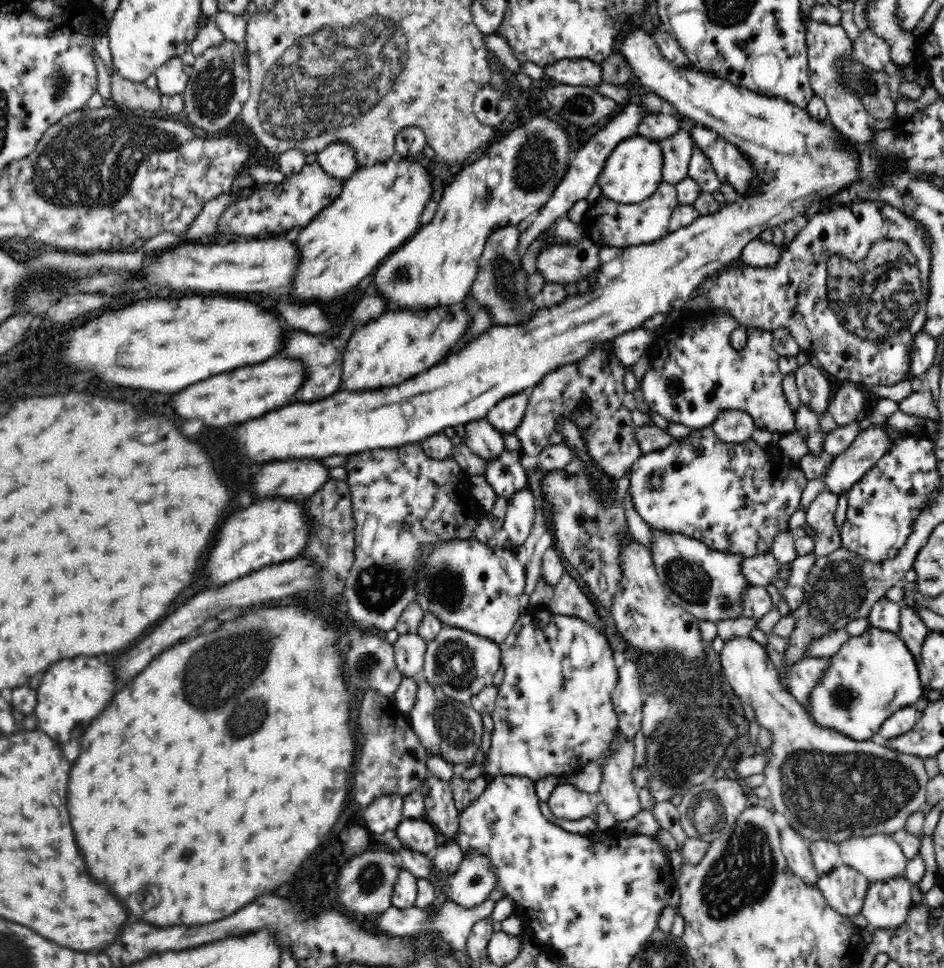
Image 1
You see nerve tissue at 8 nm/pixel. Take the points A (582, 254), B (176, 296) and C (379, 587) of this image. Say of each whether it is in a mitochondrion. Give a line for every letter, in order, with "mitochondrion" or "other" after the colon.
A: other
B: other
C: mitochondrion

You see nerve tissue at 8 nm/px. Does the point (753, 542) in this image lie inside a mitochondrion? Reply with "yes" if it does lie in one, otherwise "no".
no

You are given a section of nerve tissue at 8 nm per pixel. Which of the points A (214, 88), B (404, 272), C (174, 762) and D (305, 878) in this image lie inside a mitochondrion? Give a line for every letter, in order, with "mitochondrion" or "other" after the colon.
A: mitochondrion
B: mitochondrion
C: other
D: other

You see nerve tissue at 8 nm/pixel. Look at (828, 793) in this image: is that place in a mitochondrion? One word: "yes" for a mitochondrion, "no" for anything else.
yes

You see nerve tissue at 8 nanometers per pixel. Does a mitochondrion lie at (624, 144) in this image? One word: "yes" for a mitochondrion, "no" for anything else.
no

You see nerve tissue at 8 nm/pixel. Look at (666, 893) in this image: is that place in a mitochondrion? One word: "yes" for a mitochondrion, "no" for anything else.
no

